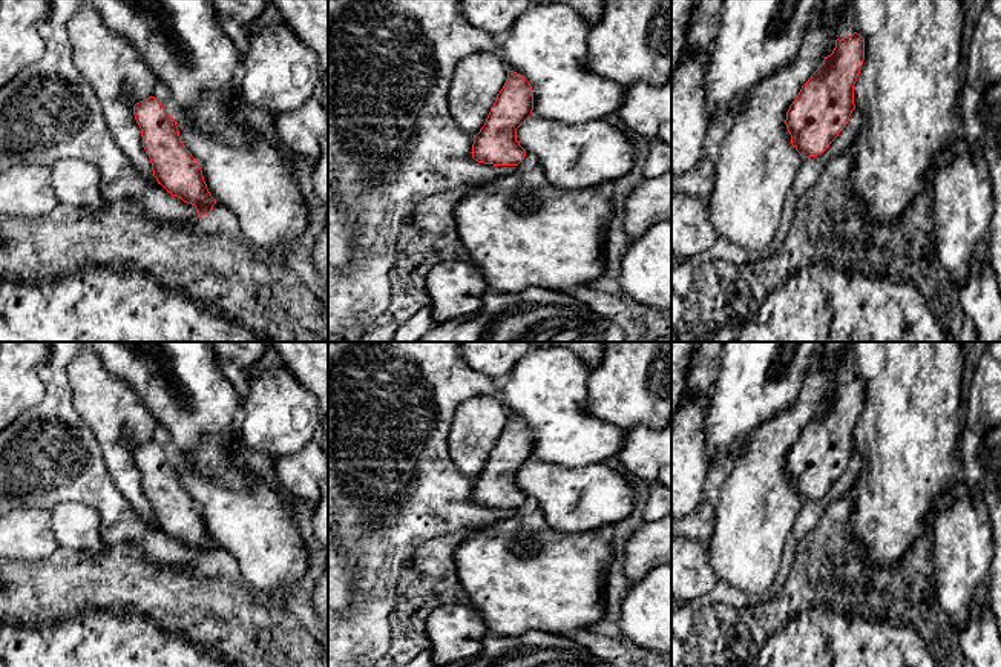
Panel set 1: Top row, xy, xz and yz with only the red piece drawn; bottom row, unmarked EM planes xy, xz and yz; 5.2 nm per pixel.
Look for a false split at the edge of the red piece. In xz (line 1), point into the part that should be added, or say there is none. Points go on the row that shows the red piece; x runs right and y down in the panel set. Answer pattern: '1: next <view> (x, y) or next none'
1: next none

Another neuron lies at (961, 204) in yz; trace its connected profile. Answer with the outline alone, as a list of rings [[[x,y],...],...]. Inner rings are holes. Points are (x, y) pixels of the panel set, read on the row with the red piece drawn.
[[[960,135],[935,161],[932,228],[937,253],[958,290],[972,273],[972,261],[987,259],[993,212],[989,166]]]

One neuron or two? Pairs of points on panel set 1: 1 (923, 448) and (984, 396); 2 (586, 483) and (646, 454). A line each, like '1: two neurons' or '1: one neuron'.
1: two neurons
2: two neurons

